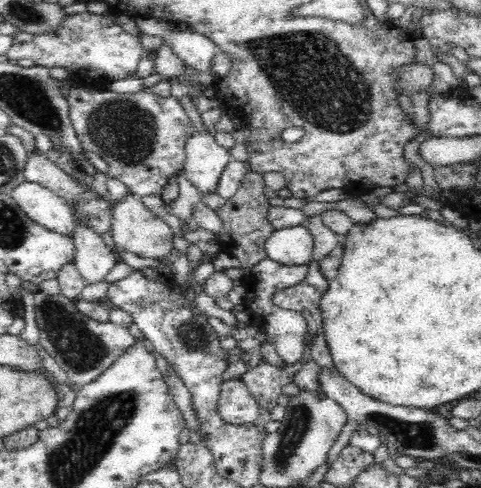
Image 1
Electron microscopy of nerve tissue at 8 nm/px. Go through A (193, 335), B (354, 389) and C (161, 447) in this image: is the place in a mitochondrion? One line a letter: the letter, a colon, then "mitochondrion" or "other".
A: mitochondrion
B: other
C: other

